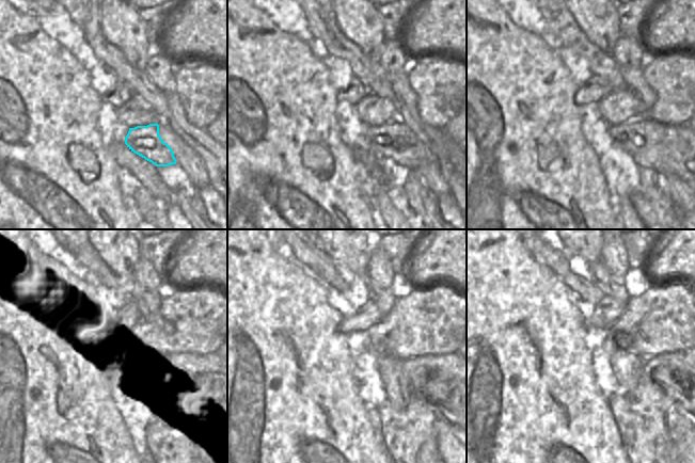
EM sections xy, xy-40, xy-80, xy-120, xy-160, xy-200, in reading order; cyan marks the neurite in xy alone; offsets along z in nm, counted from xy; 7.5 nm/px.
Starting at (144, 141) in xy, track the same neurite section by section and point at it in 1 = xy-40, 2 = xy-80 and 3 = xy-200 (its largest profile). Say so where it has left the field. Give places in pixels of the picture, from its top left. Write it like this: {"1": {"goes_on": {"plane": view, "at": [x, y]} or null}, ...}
{"1": {"goes_on": {"plane": "xy-40", "at": [394, 140]}}, "2": {"goes_on": {"plane": "xy-80", "at": [647, 141]}}, "3": {"goes_on": {"plane": "xy-200", "at": [683, 362]}}}

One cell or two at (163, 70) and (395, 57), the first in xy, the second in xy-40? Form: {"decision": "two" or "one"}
{"decision": "one"}

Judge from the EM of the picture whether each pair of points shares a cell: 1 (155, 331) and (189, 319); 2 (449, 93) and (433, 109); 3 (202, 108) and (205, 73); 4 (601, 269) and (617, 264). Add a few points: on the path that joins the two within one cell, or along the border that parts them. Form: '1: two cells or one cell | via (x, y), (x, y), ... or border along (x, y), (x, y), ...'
1: one cell | via (163, 331), (177, 331), (180, 328)
2: one cell | via (445, 97), (438, 105)
3: one cell | via (202, 99), (202, 86), (205, 81)
4: two cells | border along (601, 259), (613, 274), (624, 280)

